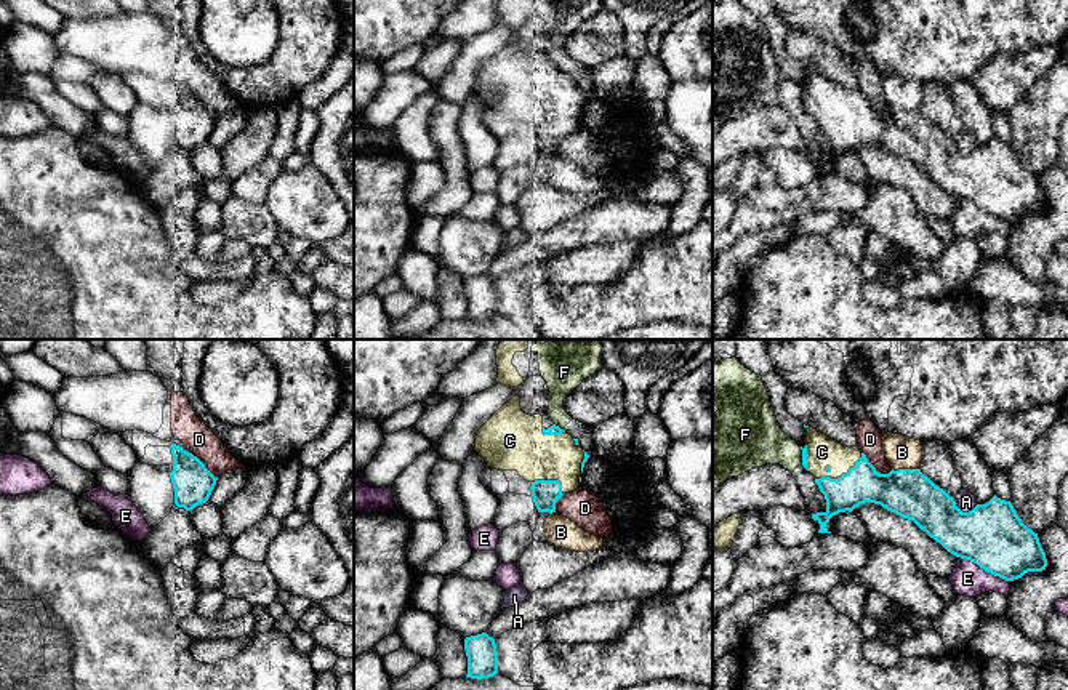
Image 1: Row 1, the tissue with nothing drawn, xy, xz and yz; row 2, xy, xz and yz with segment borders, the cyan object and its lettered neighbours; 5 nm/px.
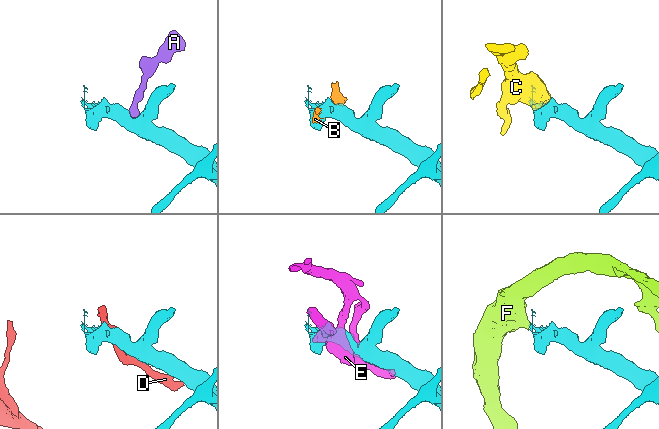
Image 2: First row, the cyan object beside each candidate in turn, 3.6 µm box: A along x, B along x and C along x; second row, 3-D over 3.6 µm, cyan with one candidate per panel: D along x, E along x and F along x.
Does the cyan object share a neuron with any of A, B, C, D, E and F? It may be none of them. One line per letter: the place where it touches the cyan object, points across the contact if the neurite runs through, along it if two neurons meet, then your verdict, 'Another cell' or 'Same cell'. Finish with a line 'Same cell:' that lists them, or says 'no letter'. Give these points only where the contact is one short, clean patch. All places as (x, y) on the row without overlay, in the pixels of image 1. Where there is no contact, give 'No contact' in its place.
A: Touches cyan at yz (964, 154). Another cell
B: Touches cyan at yz (905, 111). Same cell
C: Touches cyan at yz (841, 117). Same cell
D: Touches cyan at yz (875, 111). Another cell
E: Touches cyan at yz (983, 210). Another cell
F: Touches cyan at xz (558, 68). Another cell
Same cell: B, C

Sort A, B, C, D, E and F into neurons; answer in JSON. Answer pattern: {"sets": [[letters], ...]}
{"sets": [["A"], ["B", "C"], ["D"], ["E"], ["F"]]}

